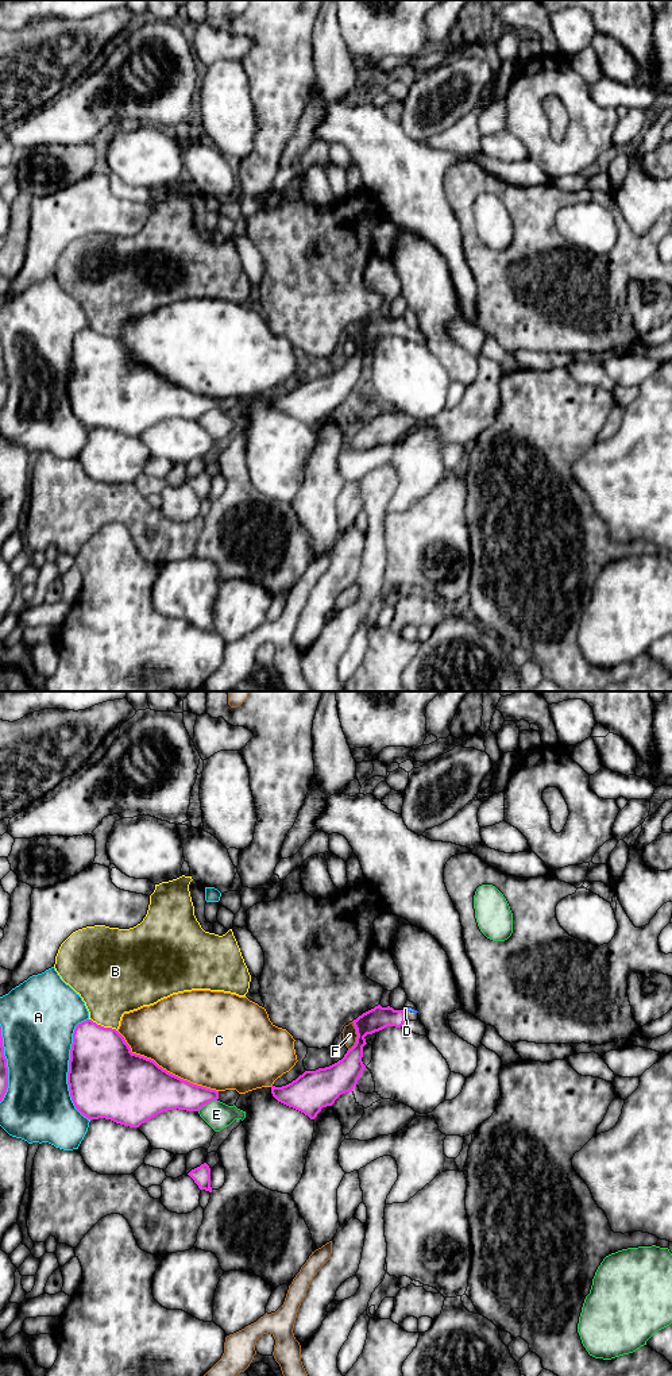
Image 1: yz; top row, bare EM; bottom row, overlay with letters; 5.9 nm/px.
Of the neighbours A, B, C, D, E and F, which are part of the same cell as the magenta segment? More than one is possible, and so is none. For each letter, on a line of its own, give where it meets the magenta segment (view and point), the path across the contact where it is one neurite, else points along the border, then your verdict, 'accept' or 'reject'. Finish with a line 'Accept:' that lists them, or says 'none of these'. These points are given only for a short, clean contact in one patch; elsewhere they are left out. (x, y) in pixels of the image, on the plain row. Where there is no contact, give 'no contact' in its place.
A: contact yz (69, 378); reject
B: contact yz (103, 335); reject
C: contact yz (165, 378); reject
D: contact yz (404, 320); border yz (402, 319), (405, 322); reject
E: contact yz (207, 412); reject
F: contact yz (358, 345); reject
Accept: none of these

